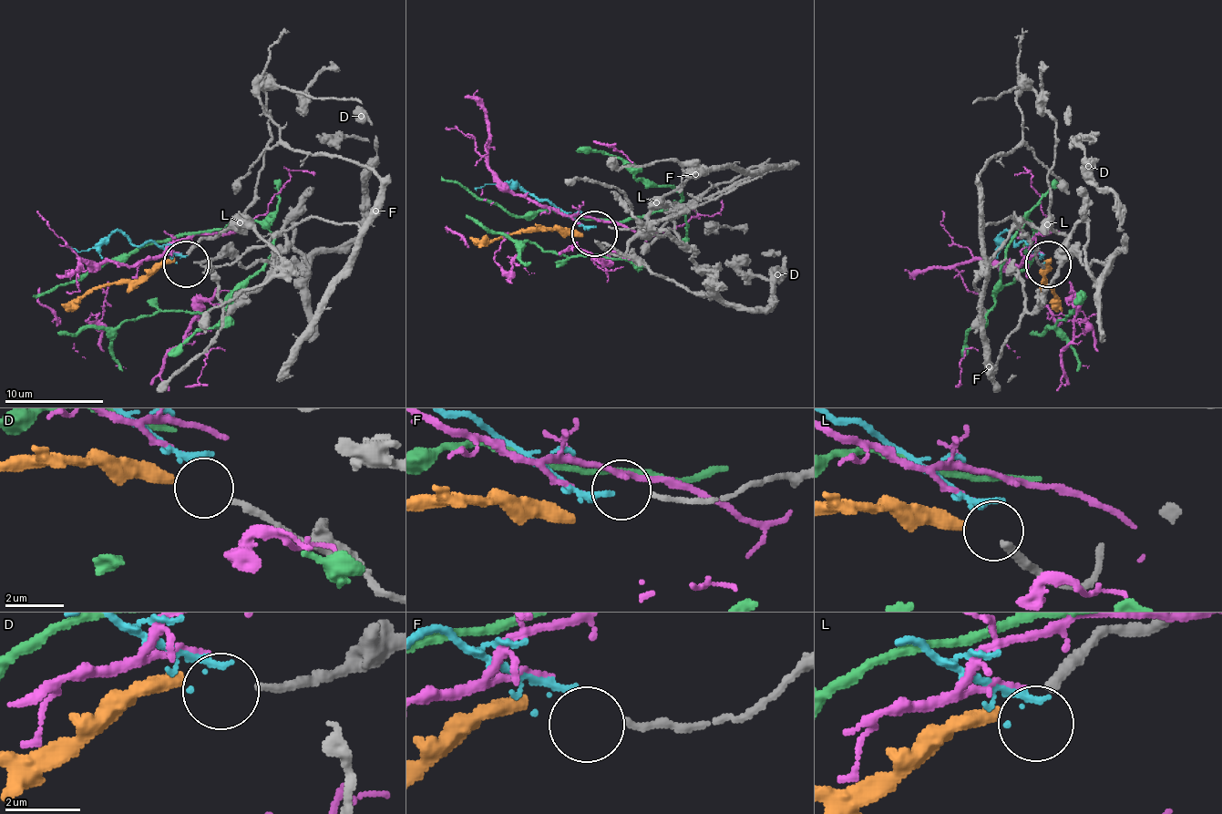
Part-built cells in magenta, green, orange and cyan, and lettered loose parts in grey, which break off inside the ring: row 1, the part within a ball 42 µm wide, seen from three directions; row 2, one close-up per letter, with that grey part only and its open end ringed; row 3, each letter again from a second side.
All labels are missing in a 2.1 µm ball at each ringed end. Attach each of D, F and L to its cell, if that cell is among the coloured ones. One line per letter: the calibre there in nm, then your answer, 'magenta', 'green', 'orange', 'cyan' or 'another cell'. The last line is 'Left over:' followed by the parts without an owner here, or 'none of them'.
D: 220 nm thick; orange
F: 180 nm thick; cyan
L: 280 nm thick; another cell
Left over: L

